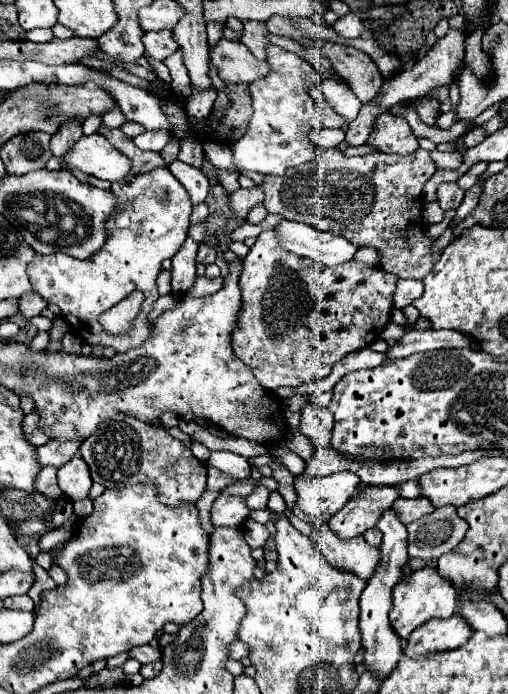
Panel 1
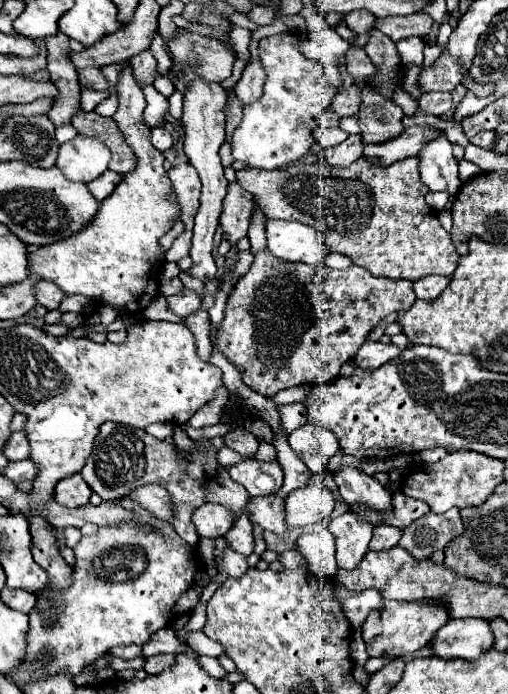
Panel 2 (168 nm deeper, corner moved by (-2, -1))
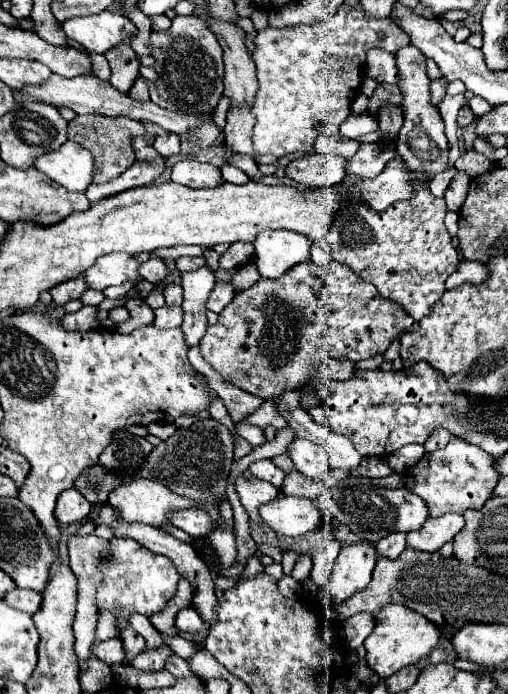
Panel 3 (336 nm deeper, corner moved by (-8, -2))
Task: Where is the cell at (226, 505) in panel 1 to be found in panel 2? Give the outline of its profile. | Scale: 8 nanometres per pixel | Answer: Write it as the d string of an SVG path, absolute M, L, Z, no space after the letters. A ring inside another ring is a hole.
M204 503L198 509L194 509L192 523L200 539L204 537L216 539L216 537L224 537L226 531L232 527L232 515L222 505Z

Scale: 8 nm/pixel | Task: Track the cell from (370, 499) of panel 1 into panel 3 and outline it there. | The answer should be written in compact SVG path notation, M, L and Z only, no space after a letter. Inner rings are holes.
M366 540L344 544L328 586L321 589L326 593L320 593L318 596L320 603L327 607L340 604L352 594L360 592L364 586L368 586L378 558L376 554L376 546Z

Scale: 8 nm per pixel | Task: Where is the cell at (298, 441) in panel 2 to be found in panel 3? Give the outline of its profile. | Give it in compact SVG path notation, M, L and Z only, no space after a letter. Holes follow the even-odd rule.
M296 438L290 444L290 460L294 462L294 466L308 478L322 482L326 478L326 474L330 472L328 466L328 452L324 450L324 446L314 444L306 438Z

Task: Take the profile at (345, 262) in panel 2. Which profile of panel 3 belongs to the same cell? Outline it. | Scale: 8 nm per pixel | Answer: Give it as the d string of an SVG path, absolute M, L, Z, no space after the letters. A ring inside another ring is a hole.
M314 244L314 246L312 246L312 260L314 260L316 264L324 266L324 264L332 262L332 256L330 256L328 250L324 250L324 248L320 248L318 244Z

